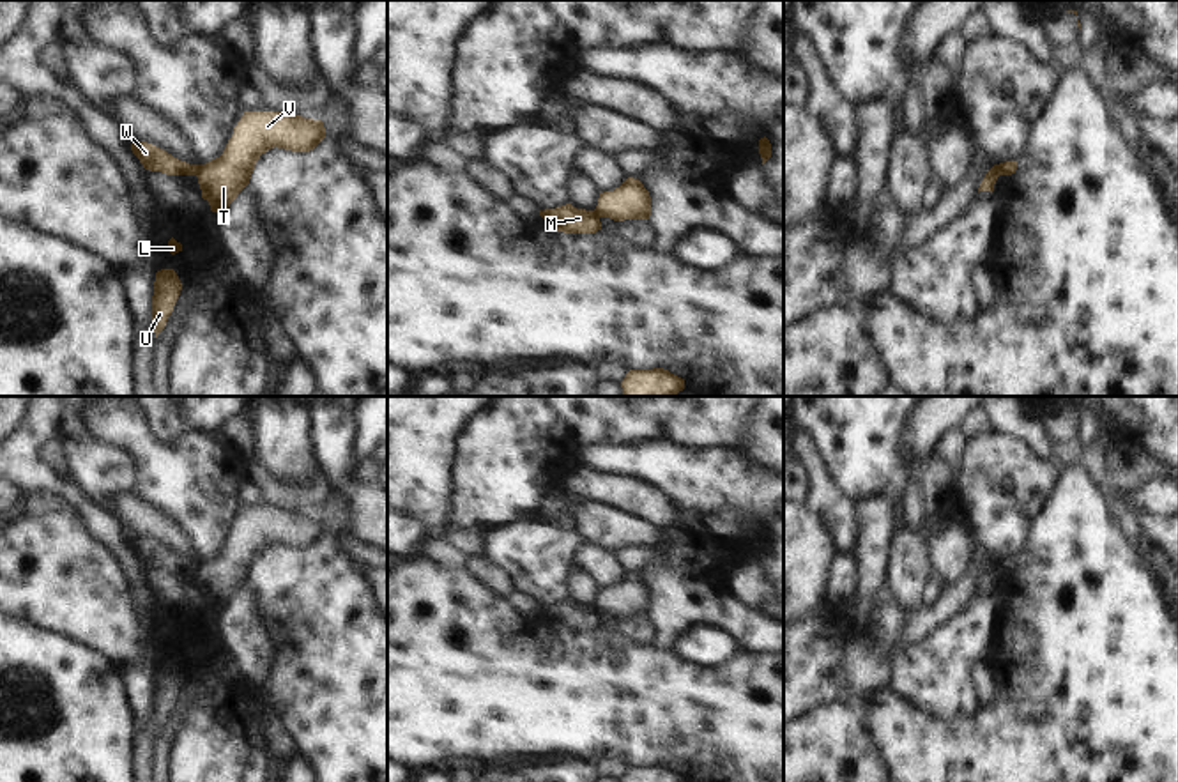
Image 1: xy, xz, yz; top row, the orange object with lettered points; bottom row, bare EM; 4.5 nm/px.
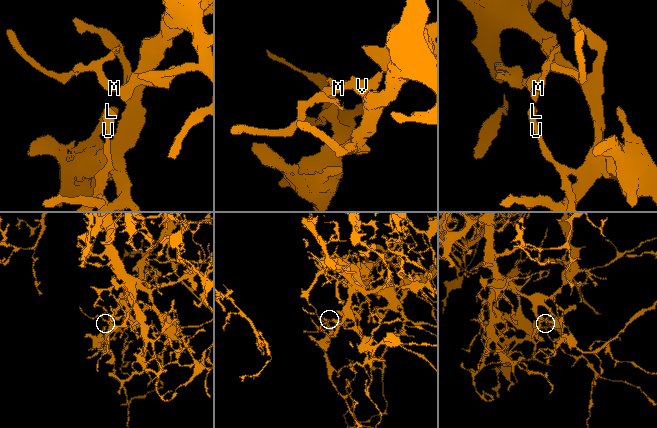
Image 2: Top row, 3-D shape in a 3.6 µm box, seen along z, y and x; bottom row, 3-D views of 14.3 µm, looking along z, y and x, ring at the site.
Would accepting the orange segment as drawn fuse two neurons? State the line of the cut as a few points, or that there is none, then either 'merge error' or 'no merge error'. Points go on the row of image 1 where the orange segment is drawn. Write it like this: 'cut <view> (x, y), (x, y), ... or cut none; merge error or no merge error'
cut xy (200, 165), (195, 174); merge error

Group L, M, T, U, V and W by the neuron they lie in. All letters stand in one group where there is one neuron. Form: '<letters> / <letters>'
L T U V / M W

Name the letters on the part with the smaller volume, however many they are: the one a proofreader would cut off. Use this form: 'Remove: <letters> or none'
Remove: M, W

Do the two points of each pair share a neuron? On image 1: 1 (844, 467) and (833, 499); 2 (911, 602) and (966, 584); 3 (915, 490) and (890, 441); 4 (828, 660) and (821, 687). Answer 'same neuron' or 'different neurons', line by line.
1: different neurons
2: different neurons
3: different neurons
4: same neuron

